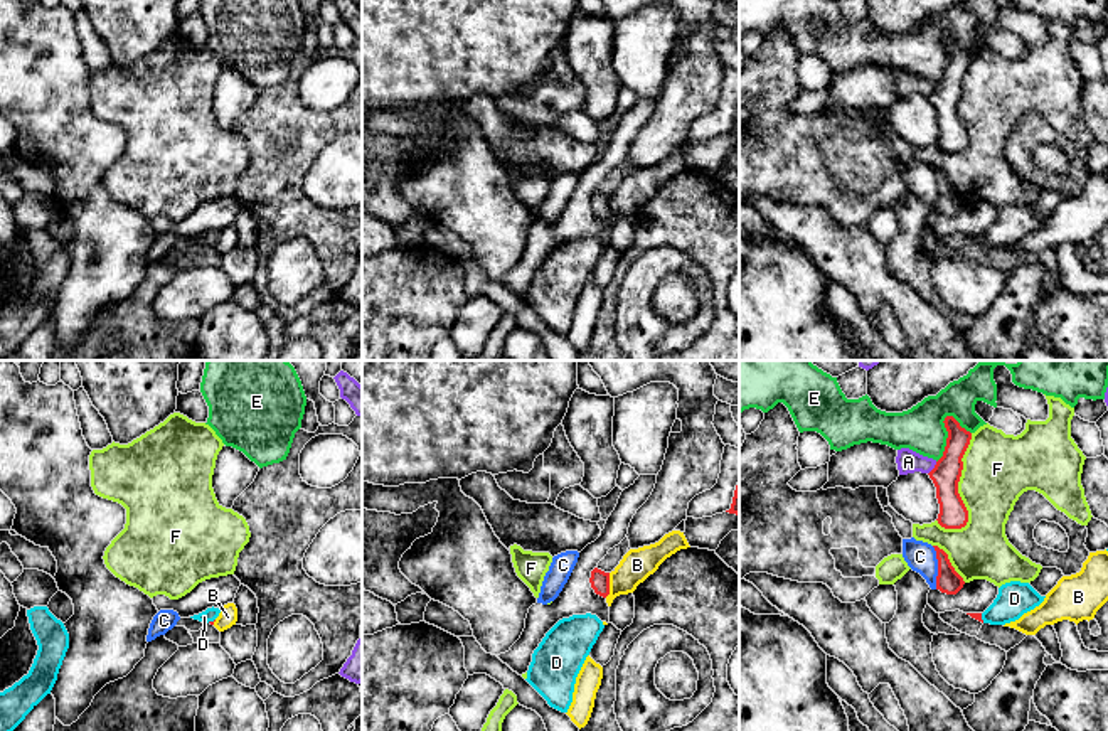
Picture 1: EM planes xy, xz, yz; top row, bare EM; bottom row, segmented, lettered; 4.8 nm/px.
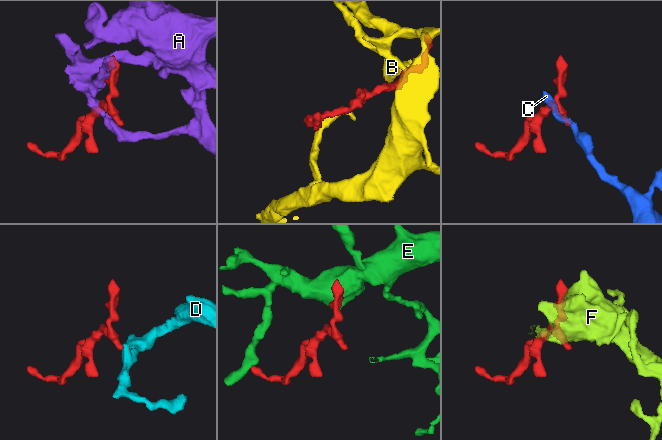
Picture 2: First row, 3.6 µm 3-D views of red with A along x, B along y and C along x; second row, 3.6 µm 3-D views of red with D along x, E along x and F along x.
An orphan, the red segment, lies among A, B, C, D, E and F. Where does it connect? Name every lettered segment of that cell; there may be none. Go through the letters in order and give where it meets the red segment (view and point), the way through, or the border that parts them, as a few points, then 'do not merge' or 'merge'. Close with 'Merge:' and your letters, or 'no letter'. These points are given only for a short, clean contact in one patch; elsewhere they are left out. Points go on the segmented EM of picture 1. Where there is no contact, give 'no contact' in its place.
A: yz (933, 469) | do not merge
B: xz (608, 585) | along xz (610, 573), (610, 592), (605, 597) | do not merge
C: yz (938, 568) | along yz (932, 546), (937, 556), (937, 588) | do not merge
D: yz (980, 618) | across yz (974, 615), (980, 618), (999, 613), (1014, 598) | merge
E: yz (948, 437) | along yz (952, 415), (943, 421), (947, 445), (937, 462) | do not merge
F: yz (957, 489) | do not merge
Merge: D

